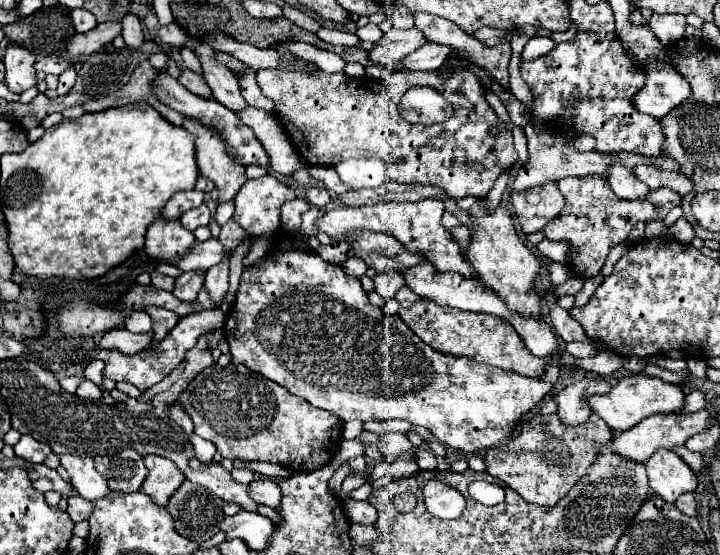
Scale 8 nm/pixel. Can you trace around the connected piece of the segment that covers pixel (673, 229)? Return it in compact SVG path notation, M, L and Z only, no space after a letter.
M683 217L677 219L677 221L667 229L667 233L669 233L671 239L677 239L679 243L691 243L691 239L693 239L693 229L691 229L691 225L689 225Z

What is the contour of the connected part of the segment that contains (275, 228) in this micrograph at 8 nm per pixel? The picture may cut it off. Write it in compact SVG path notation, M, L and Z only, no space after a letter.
M273 175L249 179L235 197L233 221L237 221L251 237L281 233L279 209L287 199L295 197L295 191Z

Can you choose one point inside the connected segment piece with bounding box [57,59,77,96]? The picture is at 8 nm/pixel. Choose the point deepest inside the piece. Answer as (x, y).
(67, 79)

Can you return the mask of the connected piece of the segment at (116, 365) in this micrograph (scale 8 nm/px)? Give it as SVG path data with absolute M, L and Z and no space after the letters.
M203 309L201 315L197 313L197 315L181 317L181 321L177 323L177 327L165 337L165 341L163 341L163 343L159 345L159 349L153 351L153 353L151 353L151 349L145 349L145 351L141 351L139 355L127 357L127 355L123 355L123 353L119 353L119 351L103 351L103 349L91 349L91 351L89 351L87 347L81 347L81 349L73 355L71 361L81 361L83 357L85 357L87 361L93 359L93 357L103 359L103 361L105 361L105 371L103 371L103 375L107 375L107 377L113 379L113 381L129 381L129 383L133 383L137 389L145 391L147 387L151 387L151 385L159 383L163 377L167 377L167 375L183 361L185 353L197 345L197 339L199 339L201 335L209 333L211 329L223 327L223 325L225 325L225 319L227 319L227 313L223 313L221 309Z

